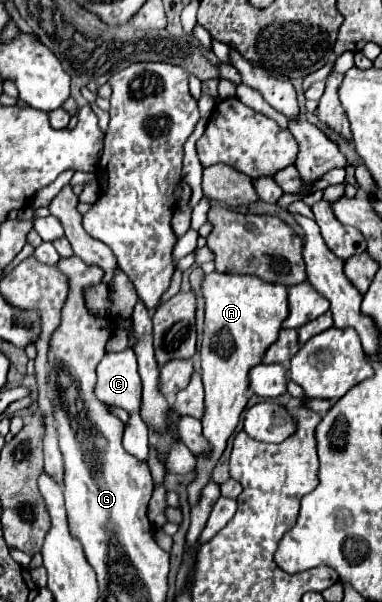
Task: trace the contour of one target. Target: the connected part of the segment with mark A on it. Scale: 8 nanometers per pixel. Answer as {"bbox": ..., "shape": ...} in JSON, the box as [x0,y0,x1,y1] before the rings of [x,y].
{"bbox":[187,271,287,507],"shape":[[[213,271],[203,277],[201,293],[205,299],[205,335],[207,335],[207,339],[203,335],[203,343],[201,343],[201,375],[203,375],[203,385],[205,385],[205,413],[201,417],[201,423],[203,423],[203,435],[205,435],[207,443],[211,445],[211,449],[209,449],[209,453],[201,453],[195,457],[195,461],[197,461],[195,479],[187,487],[189,507],[195,507],[199,503],[201,491],[211,481],[211,473],[227,447],[227,439],[233,435],[233,431],[239,423],[241,411],[247,405],[245,391],[249,385],[249,381],[247,381],[249,367],[255,367],[261,361],[263,351],[267,351],[267,347],[277,341],[281,323],[287,317],[287,287],[281,287],[279,283],[277,285],[261,283],[255,275],[231,275],[231,273]]]}

